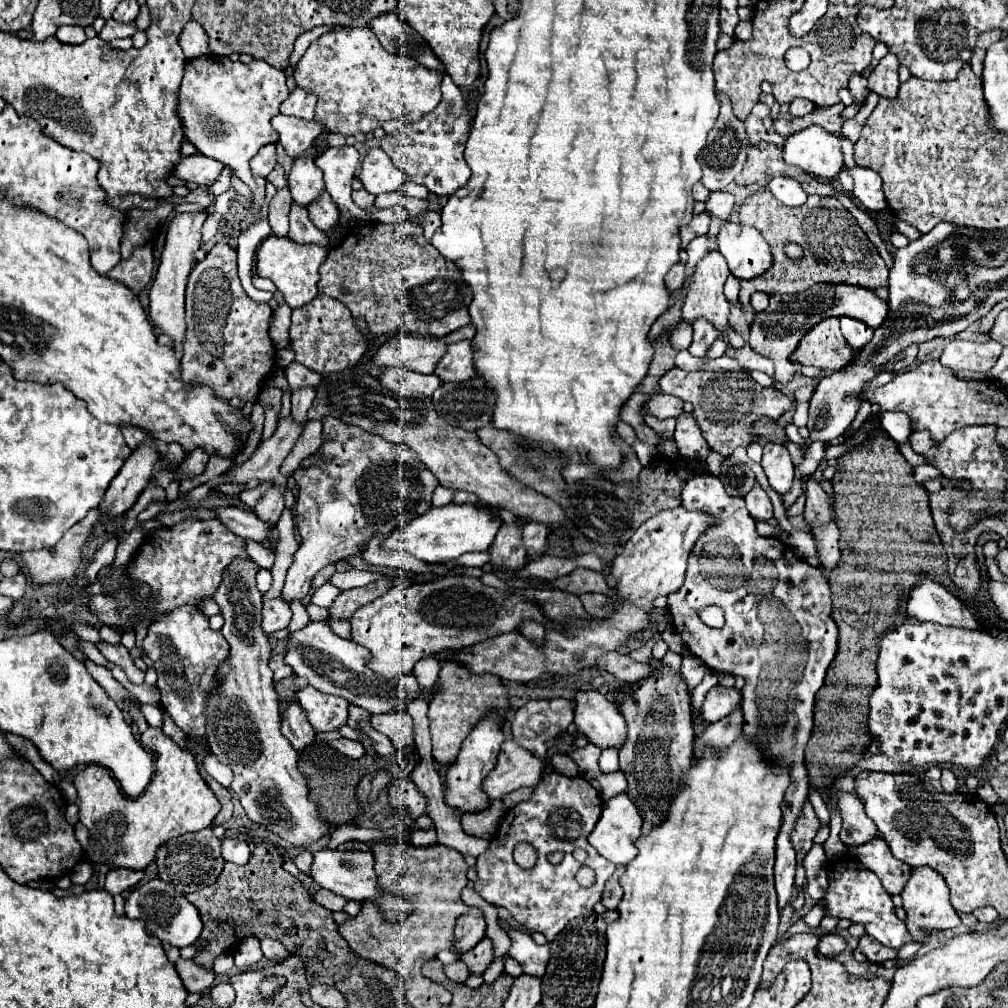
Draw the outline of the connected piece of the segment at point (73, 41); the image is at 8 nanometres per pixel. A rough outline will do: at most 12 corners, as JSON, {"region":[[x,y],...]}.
{"region":[[78,25],[60,27],[56,39],[68,45],[86,41],[86,33]]}

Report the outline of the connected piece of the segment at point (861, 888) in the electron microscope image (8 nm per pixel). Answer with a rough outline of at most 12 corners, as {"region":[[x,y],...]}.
{"region":[[828,869],[824,915],[860,923],[890,949],[912,943],[868,869]]}

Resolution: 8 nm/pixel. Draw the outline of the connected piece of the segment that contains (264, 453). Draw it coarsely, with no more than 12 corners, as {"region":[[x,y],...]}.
{"region":[[292,419],[278,423],[274,437],[232,469],[234,483],[276,479],[285,506],[296,498],[280,465],[302,433]]}

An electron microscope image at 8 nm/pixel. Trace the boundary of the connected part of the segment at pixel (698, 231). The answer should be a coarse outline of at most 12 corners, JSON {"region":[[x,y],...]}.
{"region":[[698,213],[680,229],[682,249],[708,233],[710,215]]}

